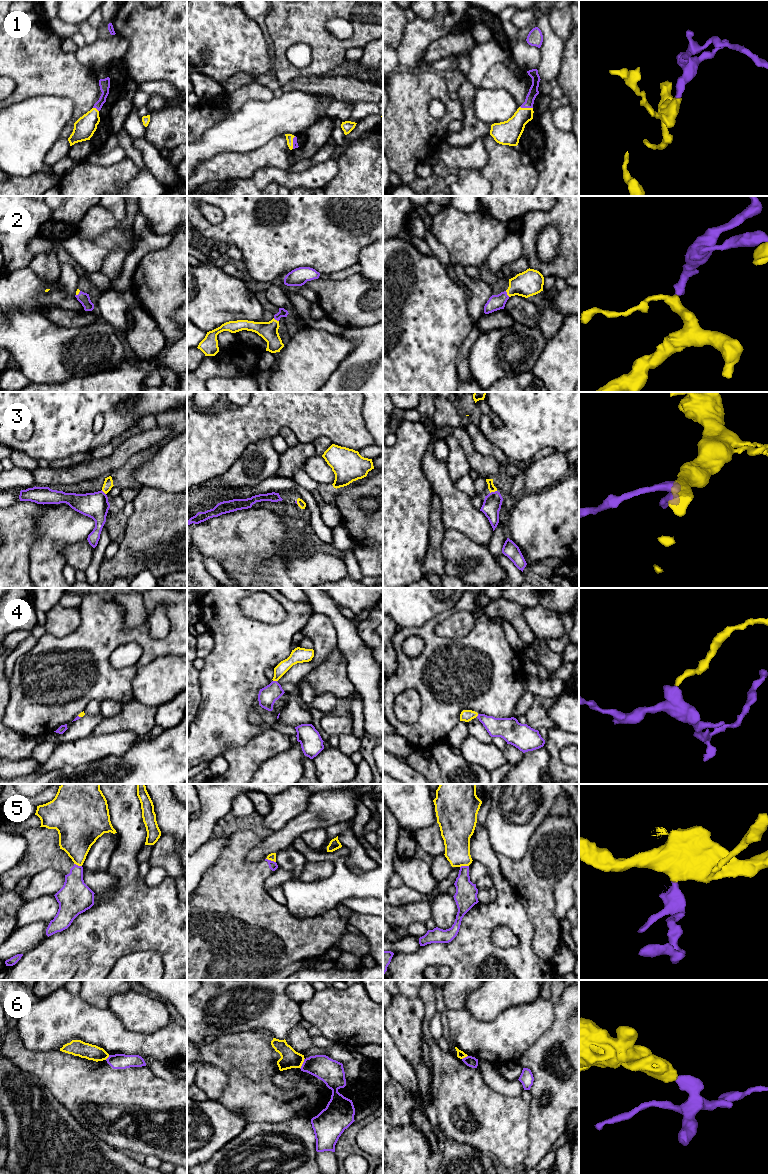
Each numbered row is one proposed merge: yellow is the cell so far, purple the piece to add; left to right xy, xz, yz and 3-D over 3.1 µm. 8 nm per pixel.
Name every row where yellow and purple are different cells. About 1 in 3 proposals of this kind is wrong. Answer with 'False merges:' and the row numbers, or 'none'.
False merges: 5, 6

